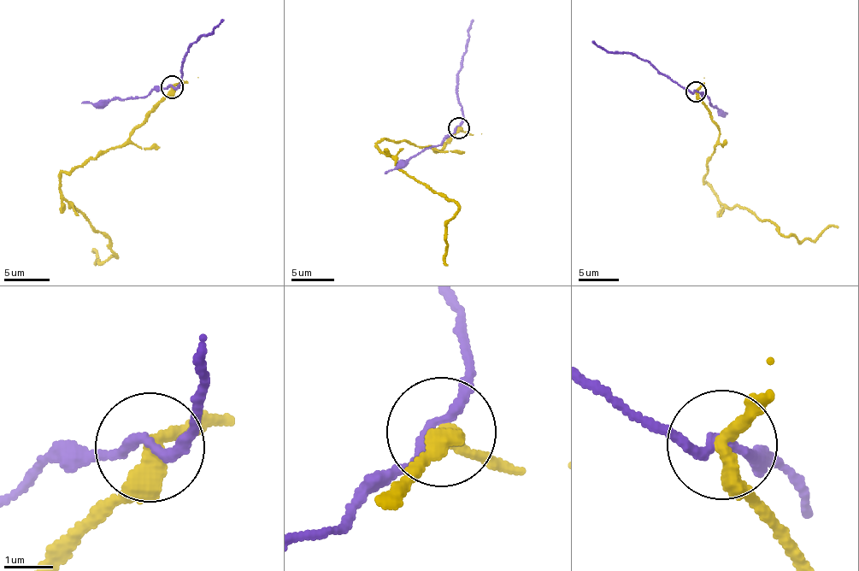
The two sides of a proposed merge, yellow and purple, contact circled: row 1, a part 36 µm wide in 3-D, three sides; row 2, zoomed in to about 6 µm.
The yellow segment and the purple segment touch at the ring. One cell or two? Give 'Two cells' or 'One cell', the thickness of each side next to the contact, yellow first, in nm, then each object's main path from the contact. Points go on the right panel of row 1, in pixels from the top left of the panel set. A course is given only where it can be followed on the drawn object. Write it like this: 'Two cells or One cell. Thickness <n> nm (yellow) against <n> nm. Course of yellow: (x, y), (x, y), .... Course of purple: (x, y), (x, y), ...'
Two cells. Thickness 320 nm (yellow) against 170 nm. Course of yellow: (697, 92), (720, 136), (703, 181), (716, 198), (803, 242), (838, 226). Course of purple: (694, 92), (684, 89), (635, 54), (605, 52), (592, 40)

